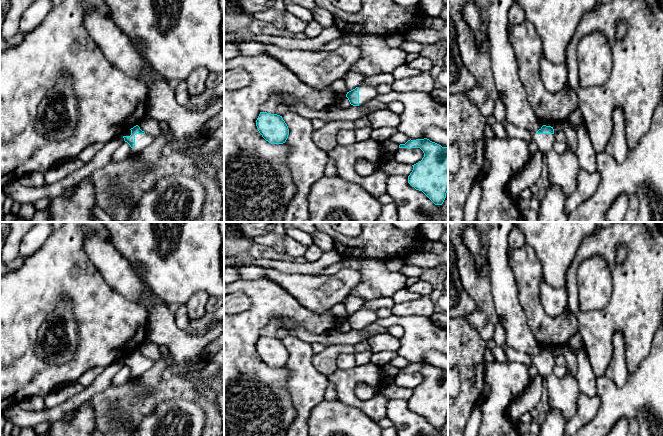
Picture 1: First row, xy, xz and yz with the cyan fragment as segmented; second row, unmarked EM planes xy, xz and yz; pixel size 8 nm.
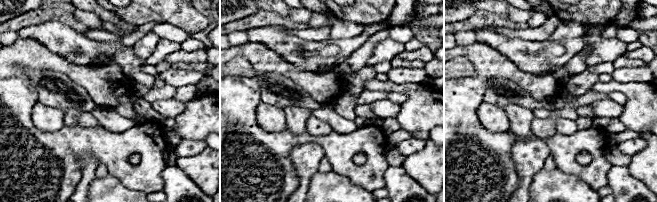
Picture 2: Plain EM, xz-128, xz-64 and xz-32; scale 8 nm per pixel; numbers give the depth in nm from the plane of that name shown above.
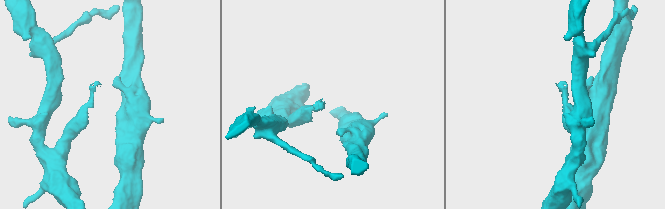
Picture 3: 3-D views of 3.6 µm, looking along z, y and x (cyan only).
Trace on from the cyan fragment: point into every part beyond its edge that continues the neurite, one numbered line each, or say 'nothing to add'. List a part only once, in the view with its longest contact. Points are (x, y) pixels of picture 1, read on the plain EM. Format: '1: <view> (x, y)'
1: xy (142, 365)

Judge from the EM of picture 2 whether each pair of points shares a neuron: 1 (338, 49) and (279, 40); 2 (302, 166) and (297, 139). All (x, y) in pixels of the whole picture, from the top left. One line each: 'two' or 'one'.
1: one
2: two

